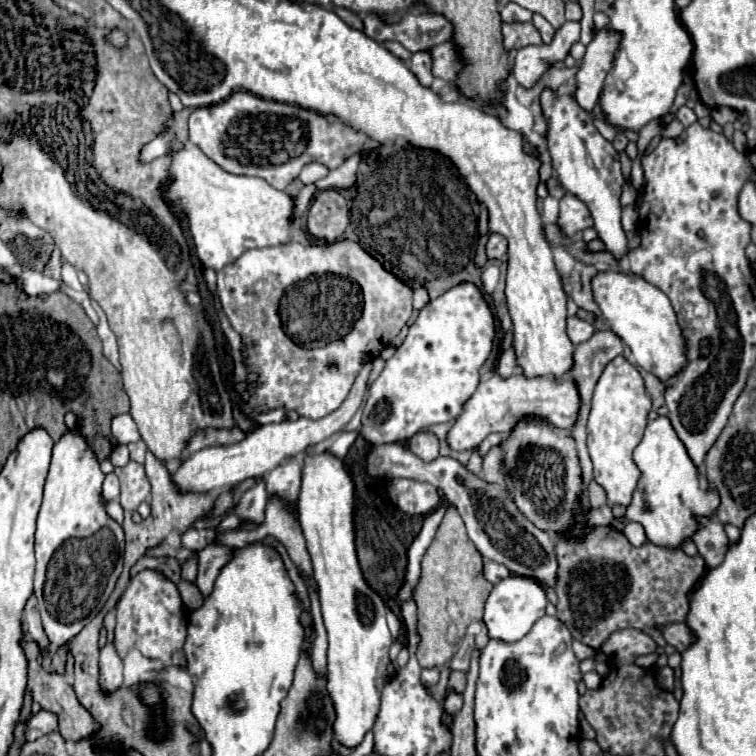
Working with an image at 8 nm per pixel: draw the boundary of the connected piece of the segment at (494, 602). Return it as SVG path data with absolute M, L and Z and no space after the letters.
M509 576L505 580L501 580L499 584L495 584L493 592L489 594L487 602L485 602L485 624L489 630L489 638L501 638L507 642L515 642L519 638L523 638L531 626L545 616L545 606L547 606L547 596L543 586L533 580L533 578L525 578L525 576Z

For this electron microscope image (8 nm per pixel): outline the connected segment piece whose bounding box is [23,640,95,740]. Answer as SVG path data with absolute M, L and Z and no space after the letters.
M25 640L23 648L25 648L27 658L29 658L29 690L33 692L33 698L41 704L43 710L49 710L49 712L59 716L59 732L61 732L61 736L65 740L79 740L79 736L89 736L91 732L95 732L95 720L91 720L91 714L79 704L79 700L75 700L75 692L67 684L65 676L49 674L39 666L39 648L37 648L35 642Z

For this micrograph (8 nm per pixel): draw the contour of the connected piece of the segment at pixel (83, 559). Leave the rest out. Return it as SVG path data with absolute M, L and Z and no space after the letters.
M65 414L67 432L55 442L35 530L35 596L45 634L53 648L75 638L107 602L123 568L123 528L105 514L101 484L105 474L81 432L81 418Z

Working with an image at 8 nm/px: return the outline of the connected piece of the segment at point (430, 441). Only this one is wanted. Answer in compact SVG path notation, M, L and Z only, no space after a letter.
M417 432L409 440L409 450L423 460L423 456L428 459L436 459L439 456L439 440L431 432Z

